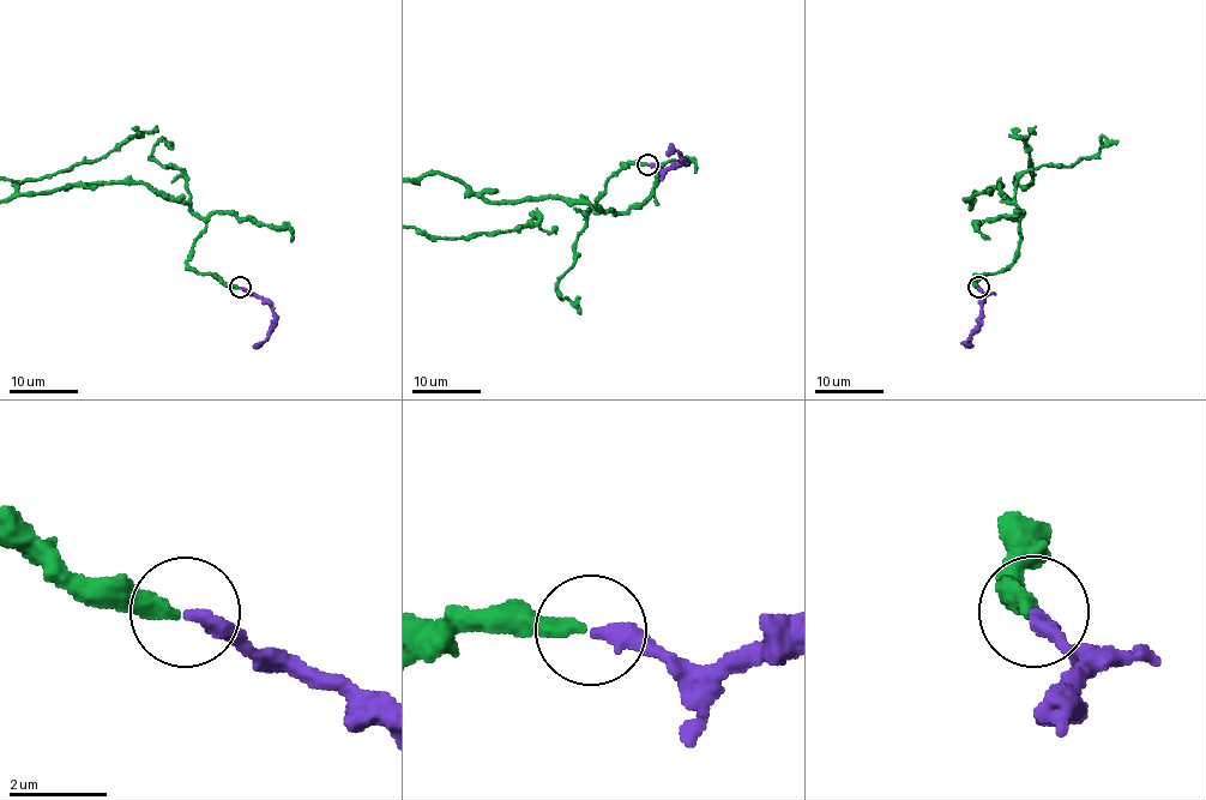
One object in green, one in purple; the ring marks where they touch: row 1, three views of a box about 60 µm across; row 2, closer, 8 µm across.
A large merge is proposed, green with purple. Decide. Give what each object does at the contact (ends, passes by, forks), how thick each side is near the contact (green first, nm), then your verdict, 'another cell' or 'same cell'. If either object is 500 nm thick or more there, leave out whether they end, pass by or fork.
green ends; purple ends; calibres 340 and 320 nm; same cell

